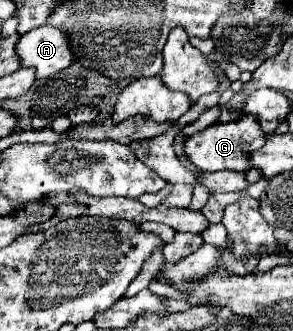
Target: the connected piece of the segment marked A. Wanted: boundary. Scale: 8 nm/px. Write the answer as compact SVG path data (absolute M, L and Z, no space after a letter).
M48 24L20 36L16 42L16 54L22 68L36 70L36 78L50 78L68 68L74 60L66 34Z

